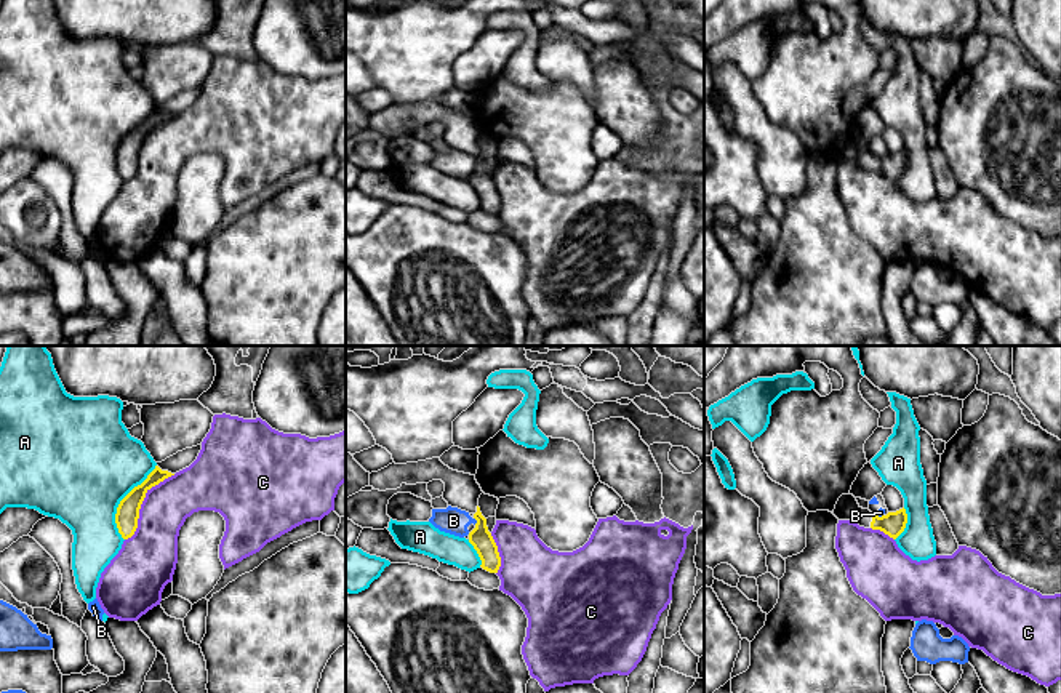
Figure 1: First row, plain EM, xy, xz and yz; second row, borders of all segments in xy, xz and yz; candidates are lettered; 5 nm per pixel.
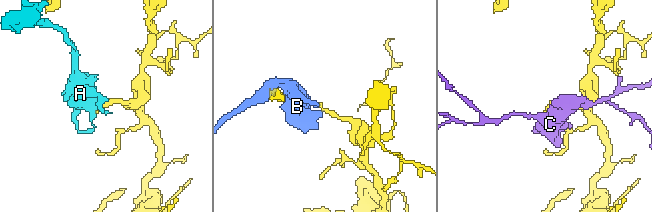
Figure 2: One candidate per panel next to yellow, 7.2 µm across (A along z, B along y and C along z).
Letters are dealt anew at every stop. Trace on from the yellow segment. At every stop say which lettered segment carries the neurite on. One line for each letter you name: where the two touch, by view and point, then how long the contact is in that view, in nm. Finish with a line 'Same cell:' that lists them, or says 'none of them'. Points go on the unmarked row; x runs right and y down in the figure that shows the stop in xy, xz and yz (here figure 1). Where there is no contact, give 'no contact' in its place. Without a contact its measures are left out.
Same cell: none of them

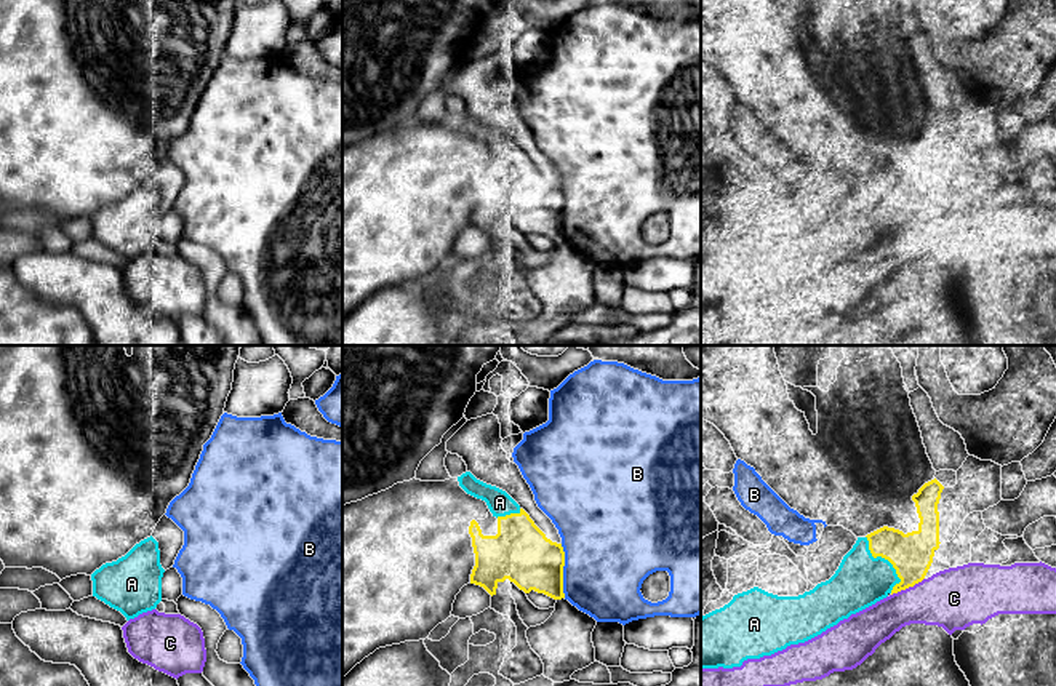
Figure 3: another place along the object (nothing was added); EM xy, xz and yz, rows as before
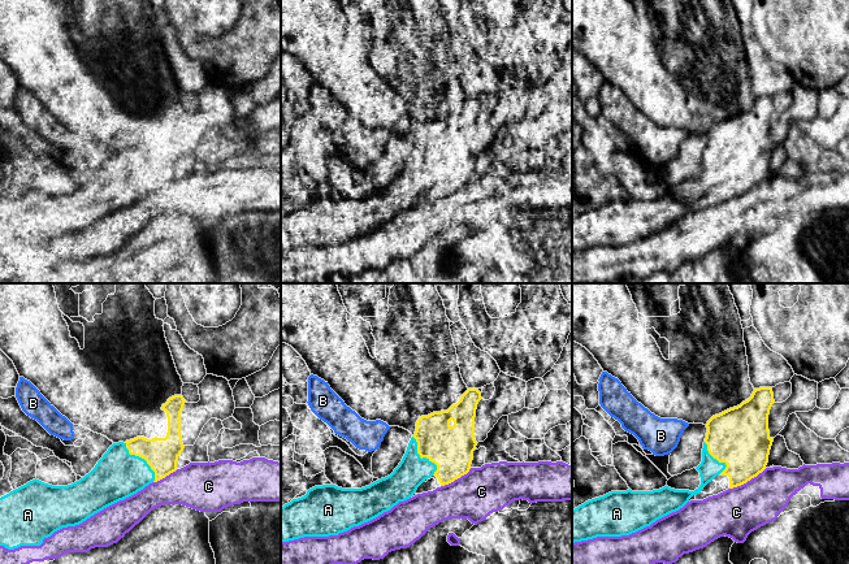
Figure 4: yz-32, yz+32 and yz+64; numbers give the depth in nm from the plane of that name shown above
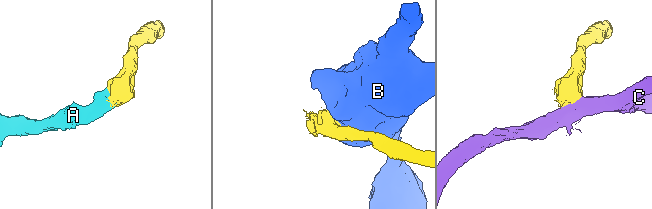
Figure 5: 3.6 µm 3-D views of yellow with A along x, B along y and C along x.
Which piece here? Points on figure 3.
A: meets yellow in yz at (887, 200); contact 320 nm long
Same cell: A

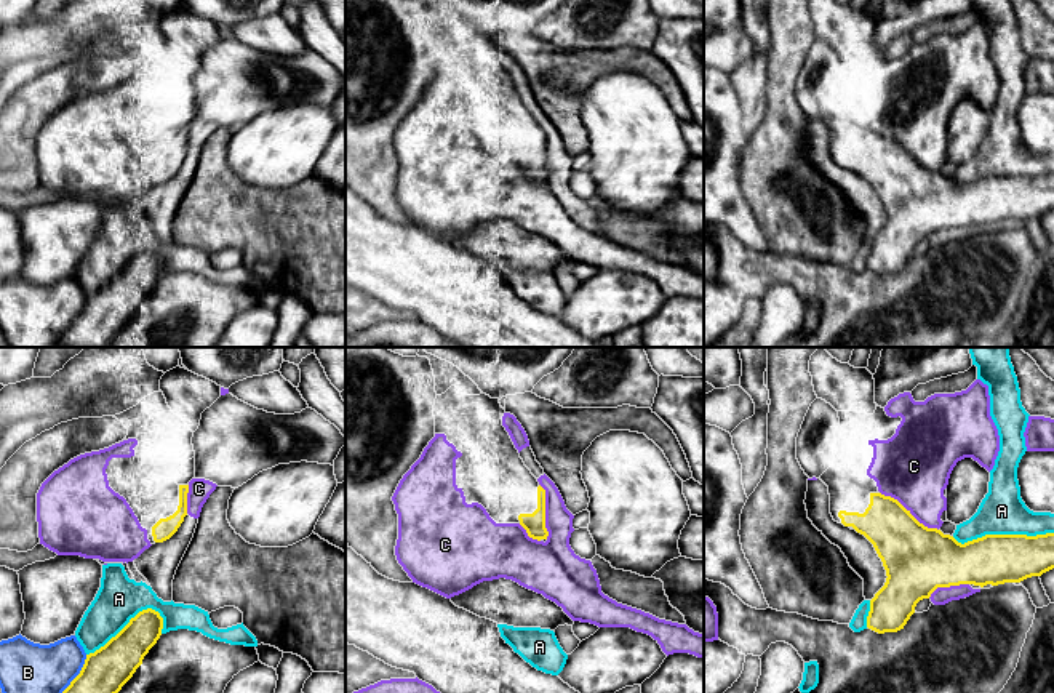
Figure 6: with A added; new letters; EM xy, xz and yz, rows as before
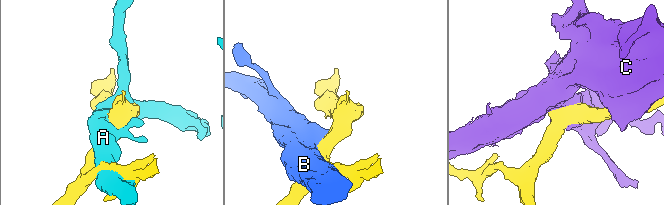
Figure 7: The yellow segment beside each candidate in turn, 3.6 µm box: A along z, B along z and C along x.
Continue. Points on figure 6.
Same cell: none of them

